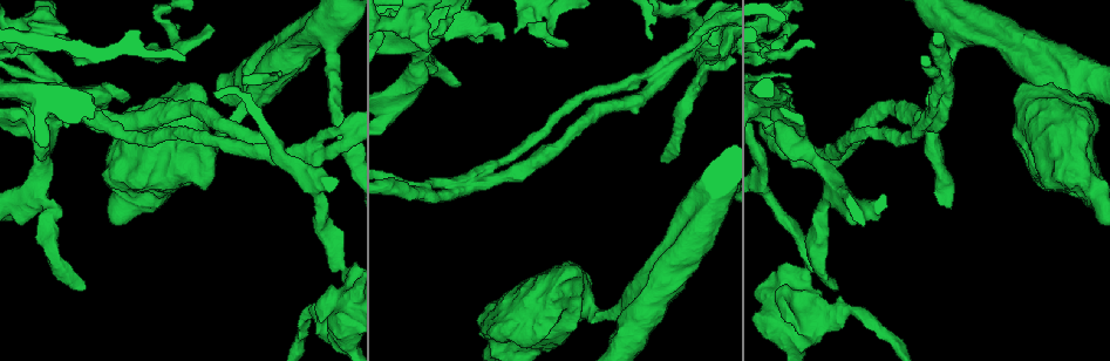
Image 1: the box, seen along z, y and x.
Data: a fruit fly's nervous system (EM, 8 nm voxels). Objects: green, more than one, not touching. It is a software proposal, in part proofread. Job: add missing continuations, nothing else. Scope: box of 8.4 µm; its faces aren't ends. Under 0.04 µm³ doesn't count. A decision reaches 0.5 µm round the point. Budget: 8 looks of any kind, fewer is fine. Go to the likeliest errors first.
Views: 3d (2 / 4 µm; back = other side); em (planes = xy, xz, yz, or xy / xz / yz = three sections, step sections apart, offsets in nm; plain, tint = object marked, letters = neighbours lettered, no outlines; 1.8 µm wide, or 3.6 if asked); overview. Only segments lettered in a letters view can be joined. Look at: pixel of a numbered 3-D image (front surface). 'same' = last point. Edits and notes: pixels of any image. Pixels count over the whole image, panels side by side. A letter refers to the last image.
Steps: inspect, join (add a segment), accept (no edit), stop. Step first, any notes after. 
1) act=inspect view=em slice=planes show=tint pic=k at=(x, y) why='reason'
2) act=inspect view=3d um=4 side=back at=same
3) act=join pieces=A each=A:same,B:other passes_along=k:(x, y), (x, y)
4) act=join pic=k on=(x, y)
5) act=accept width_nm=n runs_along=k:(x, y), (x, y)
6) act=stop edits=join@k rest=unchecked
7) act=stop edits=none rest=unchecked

act=inspect view=em um=3.6 slice=planes show=letters pic=1 at=(176, 48) why='a narrow waist'

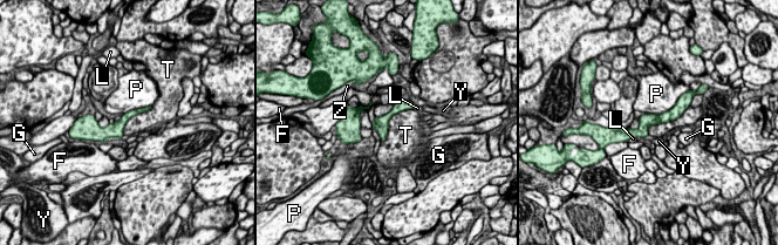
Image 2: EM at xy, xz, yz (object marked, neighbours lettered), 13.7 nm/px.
act=accept width_nm=190 each=F:other,G:other,L:other,P:other,T:other,Y:other,Z:other border=2:(411, 108), (389, 120), (381, 142) found='no lettered segment goes on from it'

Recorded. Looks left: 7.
act=inspect view=em slice=planes show=letters pic=1 at=(460, 84) why='free end'

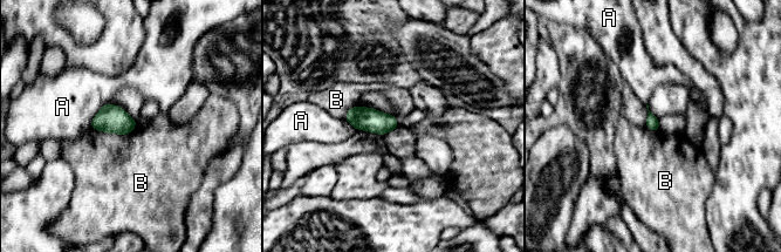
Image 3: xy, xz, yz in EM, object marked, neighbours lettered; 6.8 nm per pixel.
act=accept each=A:other,B:other border=3:(136, 124), (127, 134), (90, 127) found='no lettered segment goes on from it'

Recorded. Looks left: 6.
act=inspect view=em slice=planes show=tint pic=1 at=(316, 139) why='closes a loop'

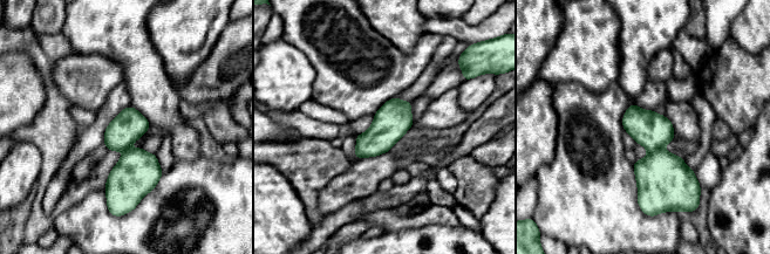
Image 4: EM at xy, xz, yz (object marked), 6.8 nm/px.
act=inspect view=em slice=planes show=letters at=same why='see the neighbours'

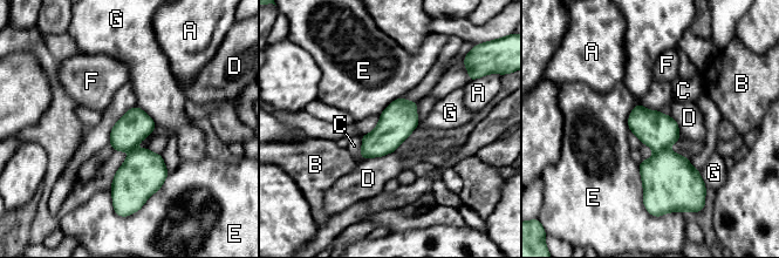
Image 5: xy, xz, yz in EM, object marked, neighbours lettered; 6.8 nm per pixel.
act=accept width_nm=220 longest_contact=E:300nm each=A:other,B:other,C:other,D:other,E:other,F:other,G:other found='none of them fits'

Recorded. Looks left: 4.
act=inspect view=3d um=4 pic=1 at=(435, 34) why='branch stops here'

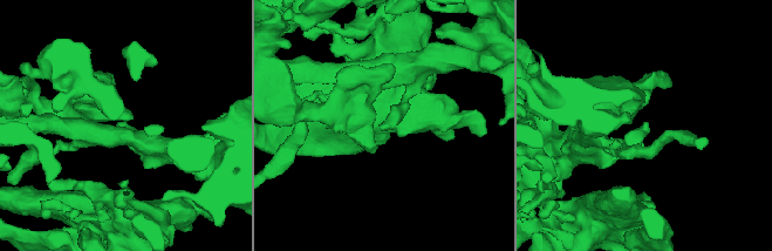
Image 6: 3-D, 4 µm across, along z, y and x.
act=inspect view=em slice=planes show=letters pic=6 at=(382, 129) why='need the tissue'

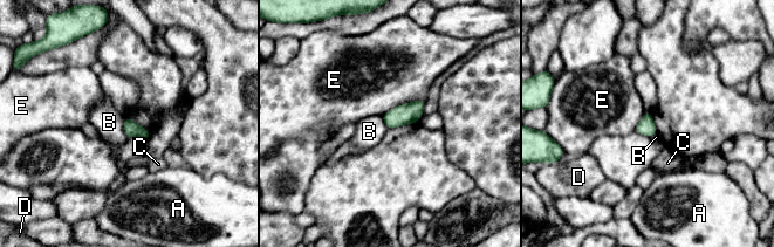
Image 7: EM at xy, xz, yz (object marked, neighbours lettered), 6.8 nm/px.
act=accept width_nm=110 longest_contact=E:320nm each=A:other,B:other,C:other,D:other,E:other found='no lettered segment goes on from it'

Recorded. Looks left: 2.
act=stop edits=none rest=unchecked

